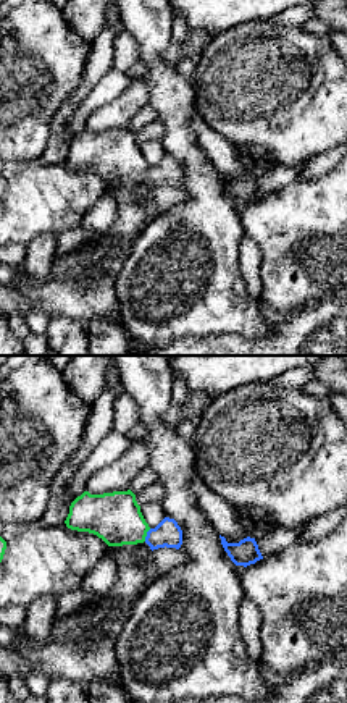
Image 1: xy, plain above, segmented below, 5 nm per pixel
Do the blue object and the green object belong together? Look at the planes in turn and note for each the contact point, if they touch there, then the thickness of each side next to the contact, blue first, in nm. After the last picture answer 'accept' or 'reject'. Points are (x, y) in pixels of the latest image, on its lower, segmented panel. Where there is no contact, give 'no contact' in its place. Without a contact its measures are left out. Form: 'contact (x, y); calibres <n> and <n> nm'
contact (147, 535); calibres 130 and 260 nm

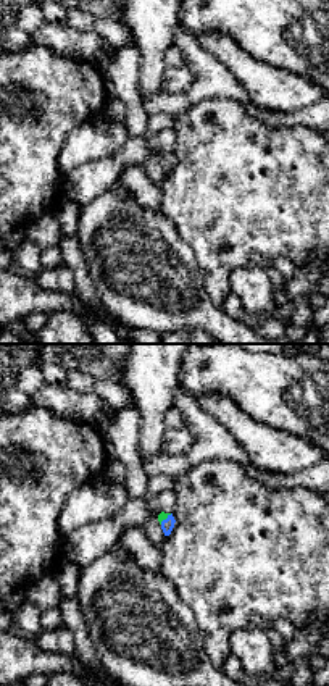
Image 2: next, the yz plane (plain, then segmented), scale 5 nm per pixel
contact (166, 518); calibres 60 and 40 nm

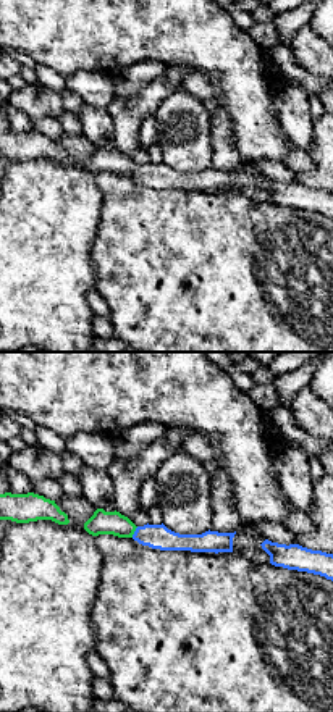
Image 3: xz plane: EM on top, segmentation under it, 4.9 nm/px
contact (134, 531); calibres 130 and 120 nm

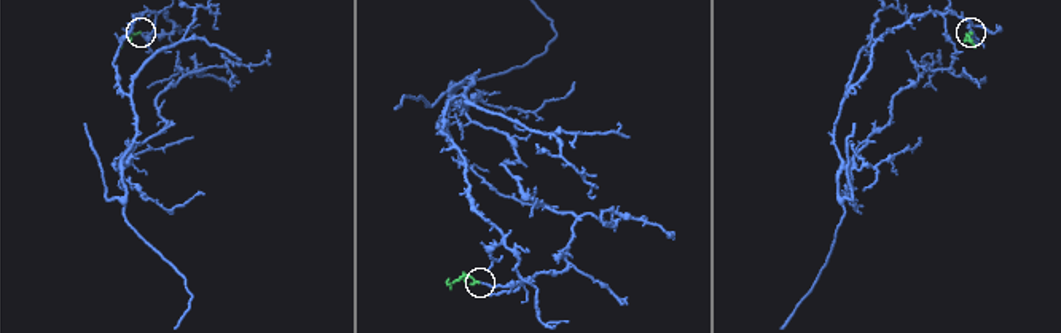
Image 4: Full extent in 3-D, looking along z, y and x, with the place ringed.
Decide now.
accept

